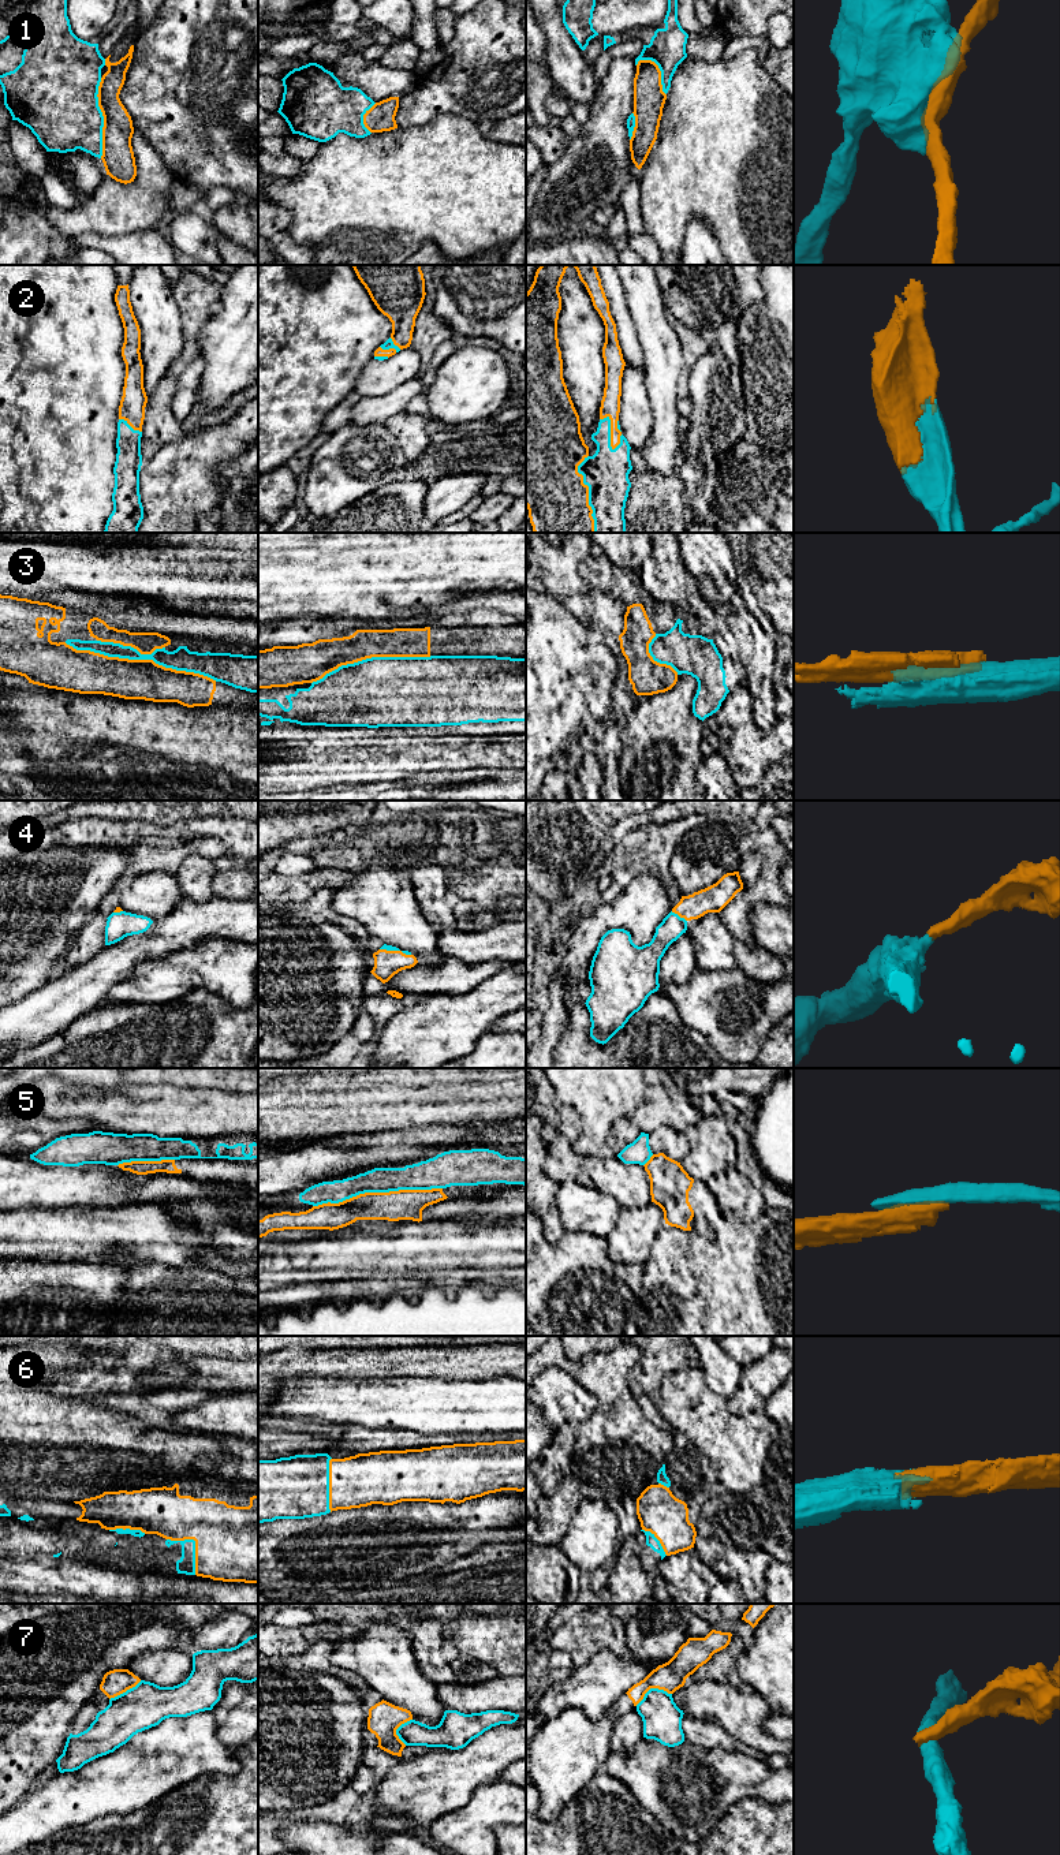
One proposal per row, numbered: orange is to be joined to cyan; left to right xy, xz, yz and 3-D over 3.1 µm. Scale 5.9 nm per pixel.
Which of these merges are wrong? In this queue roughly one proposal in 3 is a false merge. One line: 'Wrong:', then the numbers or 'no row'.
Wrong: 1, 3, 5, 7

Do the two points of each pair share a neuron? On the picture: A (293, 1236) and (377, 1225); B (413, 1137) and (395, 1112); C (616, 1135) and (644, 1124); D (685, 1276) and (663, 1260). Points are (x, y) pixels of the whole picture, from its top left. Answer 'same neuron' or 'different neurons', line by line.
A: same neuron
B: different neurons
C: different neurons
D: same neuron

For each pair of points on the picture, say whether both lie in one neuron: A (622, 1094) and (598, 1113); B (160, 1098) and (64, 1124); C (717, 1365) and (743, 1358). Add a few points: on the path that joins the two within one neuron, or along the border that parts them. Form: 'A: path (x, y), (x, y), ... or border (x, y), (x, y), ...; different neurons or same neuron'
A: path (616, 1096), (604, 1108); same neuron
B: border (51, 1118), (82, 1118), (100, 1130); different neurons
C: border (721, 1350), (742, 1368); different neurons

